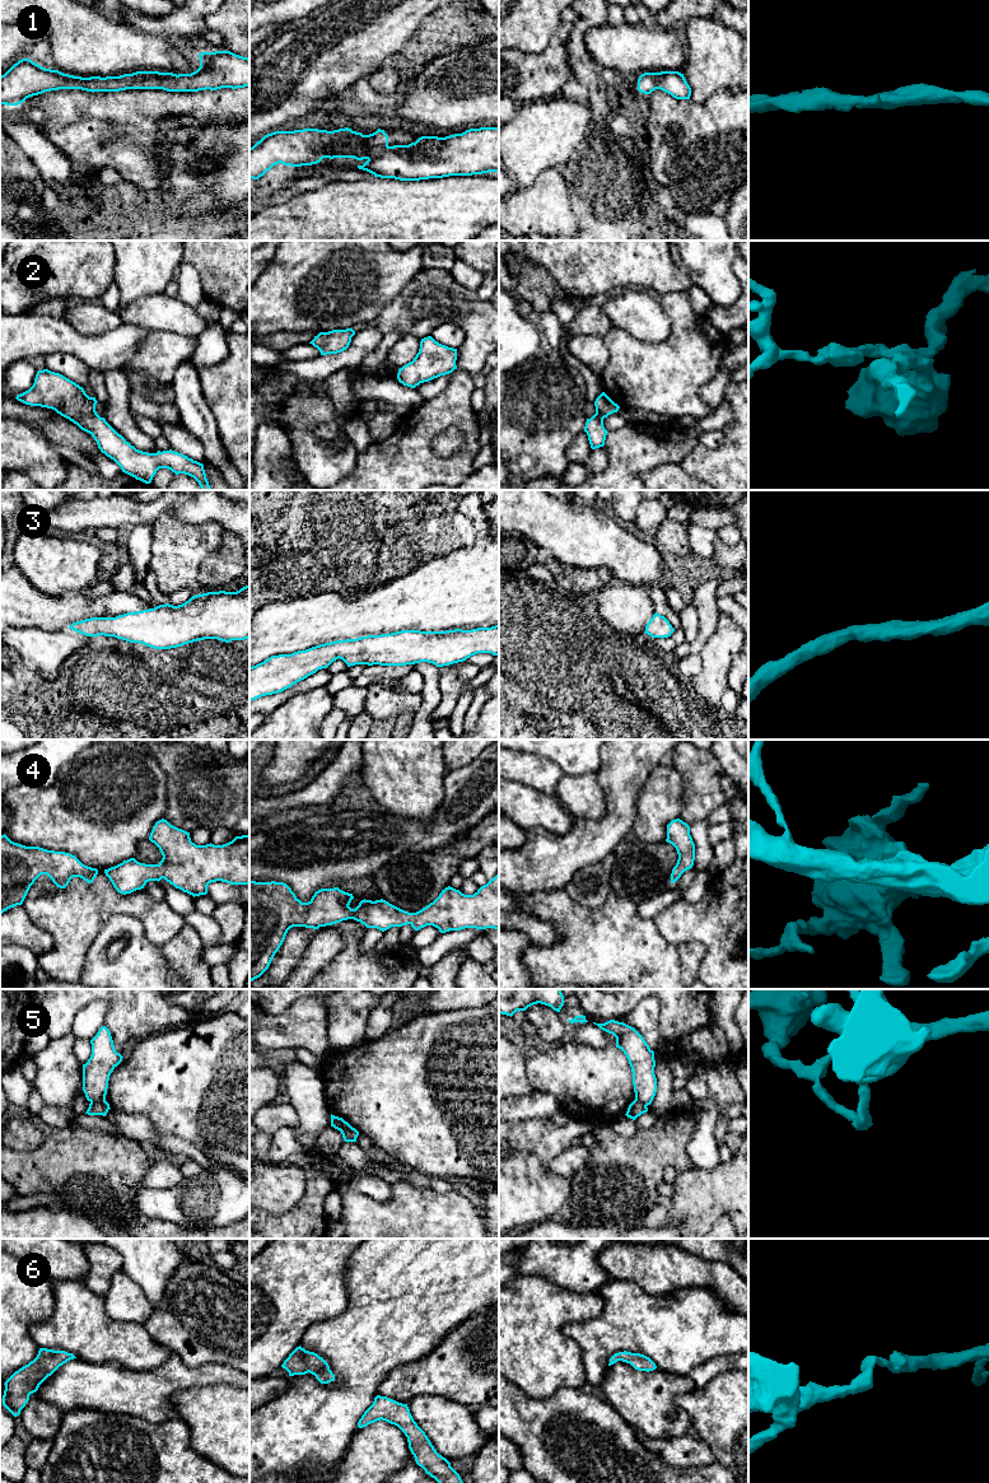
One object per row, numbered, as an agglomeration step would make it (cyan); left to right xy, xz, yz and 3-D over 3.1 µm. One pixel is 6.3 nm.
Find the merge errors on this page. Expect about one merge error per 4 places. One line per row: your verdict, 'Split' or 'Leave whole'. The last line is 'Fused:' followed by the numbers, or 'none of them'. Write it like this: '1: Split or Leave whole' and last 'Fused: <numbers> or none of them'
1: Leave whole
2: Leave whole
3: Leave whole
4: Leave whole
5: Split
6: Leave whole
Fused: 5

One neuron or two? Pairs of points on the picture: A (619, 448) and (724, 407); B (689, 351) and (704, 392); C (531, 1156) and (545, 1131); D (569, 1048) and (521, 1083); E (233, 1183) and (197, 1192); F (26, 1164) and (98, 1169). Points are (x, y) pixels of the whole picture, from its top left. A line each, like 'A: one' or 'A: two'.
A: one
B: two
C: one
D: one
E: one
F: one

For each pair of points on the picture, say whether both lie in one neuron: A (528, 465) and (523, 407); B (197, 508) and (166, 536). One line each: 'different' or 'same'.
A: same
B: different

